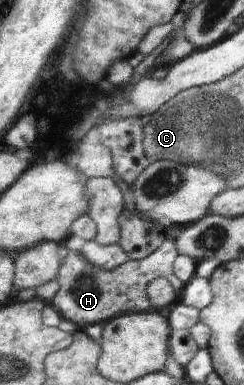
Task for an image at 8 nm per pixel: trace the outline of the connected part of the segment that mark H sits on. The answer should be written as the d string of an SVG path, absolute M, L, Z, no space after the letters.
M168 238L151 255L139 260L130 259L112 270L95 265L83 251L69 249L56 277L59 290L50 304L59 311L63 319L71 321L78 326L78 329L84 329L95 323L108 322L125 313L150 311L152 307L147 297L147 285L153 279L167 279L178 293L183 287L183 283L173 275L173 269L171 269L175 257L177 257L175 243L173 239Z

